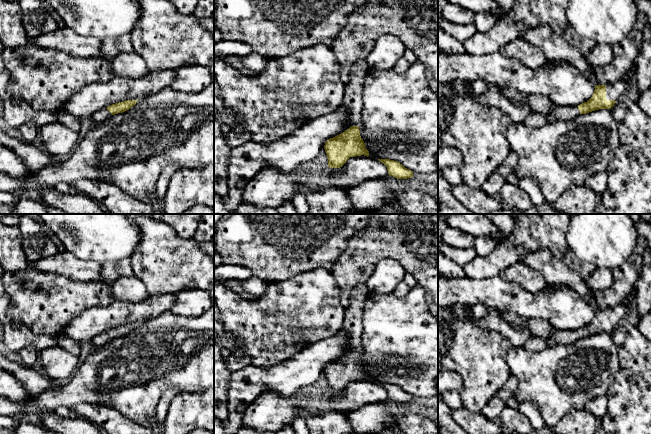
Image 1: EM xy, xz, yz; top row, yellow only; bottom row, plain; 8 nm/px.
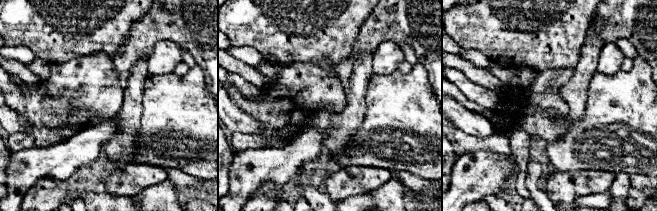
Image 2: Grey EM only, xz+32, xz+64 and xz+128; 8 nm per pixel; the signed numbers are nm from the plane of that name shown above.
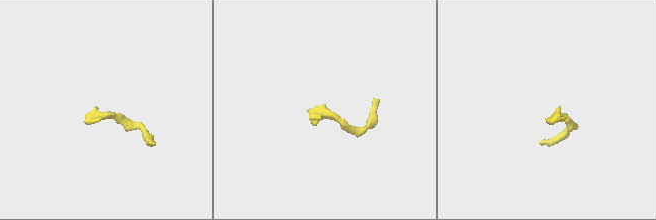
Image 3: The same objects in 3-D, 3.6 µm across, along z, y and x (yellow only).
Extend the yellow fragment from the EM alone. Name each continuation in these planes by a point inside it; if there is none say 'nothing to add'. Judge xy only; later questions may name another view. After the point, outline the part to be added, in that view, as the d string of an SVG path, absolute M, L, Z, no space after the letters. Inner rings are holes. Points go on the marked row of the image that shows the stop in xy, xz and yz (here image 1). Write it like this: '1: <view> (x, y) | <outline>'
1: xy (102, 115) | M107 109L100 110L96 113L94 113L91 118L93 121L93 124L102 123L105 120L107 120L109 117L113 116L111 112L109 112Z

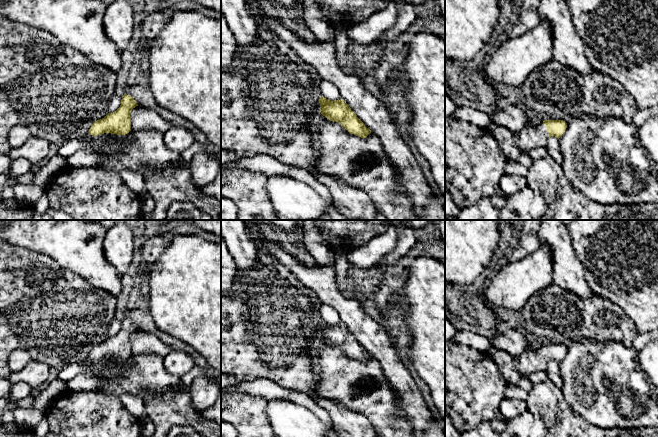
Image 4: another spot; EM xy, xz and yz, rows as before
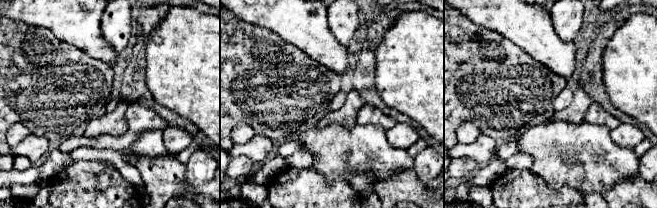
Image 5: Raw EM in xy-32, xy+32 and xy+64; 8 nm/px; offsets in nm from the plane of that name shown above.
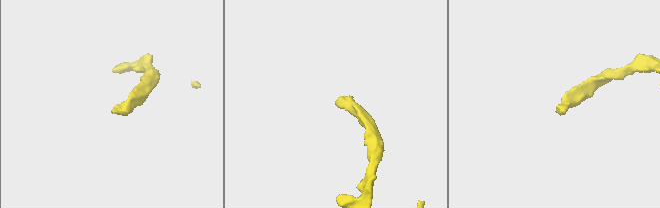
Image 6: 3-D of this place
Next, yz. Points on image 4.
1: yz (529, 137) | M528 120L524 127L513 135L517 146L524 153L538 147L548 148L549 137L543 123L533 126Z

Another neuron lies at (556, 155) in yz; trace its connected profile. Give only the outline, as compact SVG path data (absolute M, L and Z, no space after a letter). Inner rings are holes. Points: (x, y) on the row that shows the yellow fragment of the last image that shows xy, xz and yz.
M548 149L548 154L558 164L563 163L563 156L560 150Z

